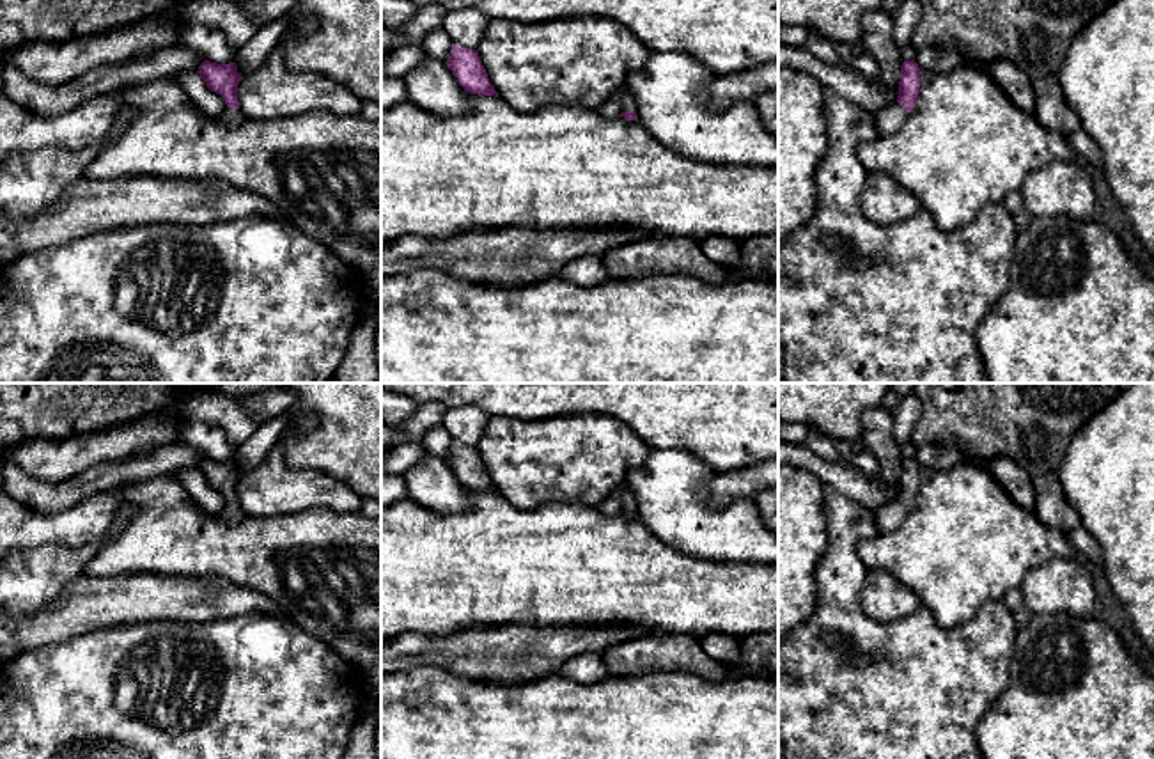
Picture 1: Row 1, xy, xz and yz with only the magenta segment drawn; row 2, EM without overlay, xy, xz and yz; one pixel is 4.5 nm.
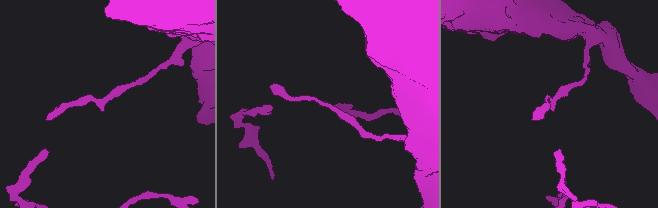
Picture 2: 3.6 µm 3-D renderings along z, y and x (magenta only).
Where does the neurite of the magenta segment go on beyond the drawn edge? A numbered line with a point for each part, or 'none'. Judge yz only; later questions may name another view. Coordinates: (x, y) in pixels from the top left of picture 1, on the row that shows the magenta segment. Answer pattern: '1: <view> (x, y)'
1: yz (890, 119)

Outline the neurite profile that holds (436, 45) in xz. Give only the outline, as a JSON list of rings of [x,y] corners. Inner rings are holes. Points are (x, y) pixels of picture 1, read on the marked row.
[[[438,28],[438,30],[429,32],[422,39],[420,46],[431,59],[436,59],[440,62],[447,62],[452,44],[454,43],[448,37],[448,34],[443,28]]]

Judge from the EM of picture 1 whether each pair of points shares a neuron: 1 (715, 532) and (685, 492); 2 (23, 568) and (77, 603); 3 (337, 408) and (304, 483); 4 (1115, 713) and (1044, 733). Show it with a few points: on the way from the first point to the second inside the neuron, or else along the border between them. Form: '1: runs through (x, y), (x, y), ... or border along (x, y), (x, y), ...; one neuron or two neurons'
1: runs through (704, 522), (685, 502); one neuron
2: border along (84, 575), (75, 579), (45, 607), (25, 614); two neurons
3: border along (279, 442), (291, 467), (328, 472), (348, 486); two neurons
4: runs through (1098, 731), (1062, 733); one neuron

